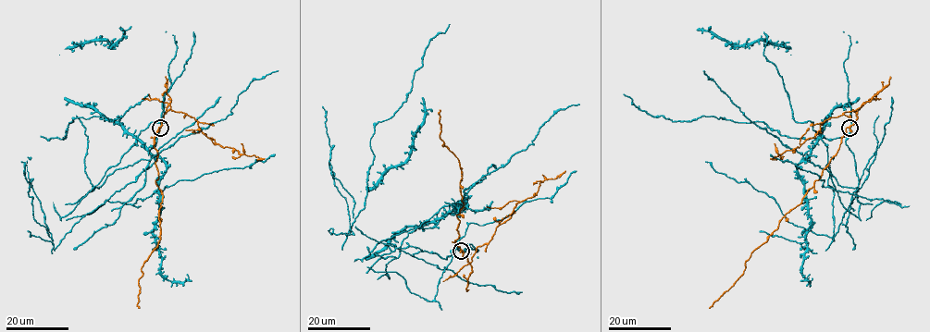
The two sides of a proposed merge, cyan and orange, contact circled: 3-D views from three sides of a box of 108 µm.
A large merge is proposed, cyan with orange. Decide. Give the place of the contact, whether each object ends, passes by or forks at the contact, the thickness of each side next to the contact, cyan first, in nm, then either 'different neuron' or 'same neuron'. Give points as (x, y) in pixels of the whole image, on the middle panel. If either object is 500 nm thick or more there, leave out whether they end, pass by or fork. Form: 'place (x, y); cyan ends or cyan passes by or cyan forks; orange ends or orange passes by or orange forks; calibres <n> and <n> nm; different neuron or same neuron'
place (461, 251); cyan passes by; orange forks; calibres 280 and 240 nm; different neuron

